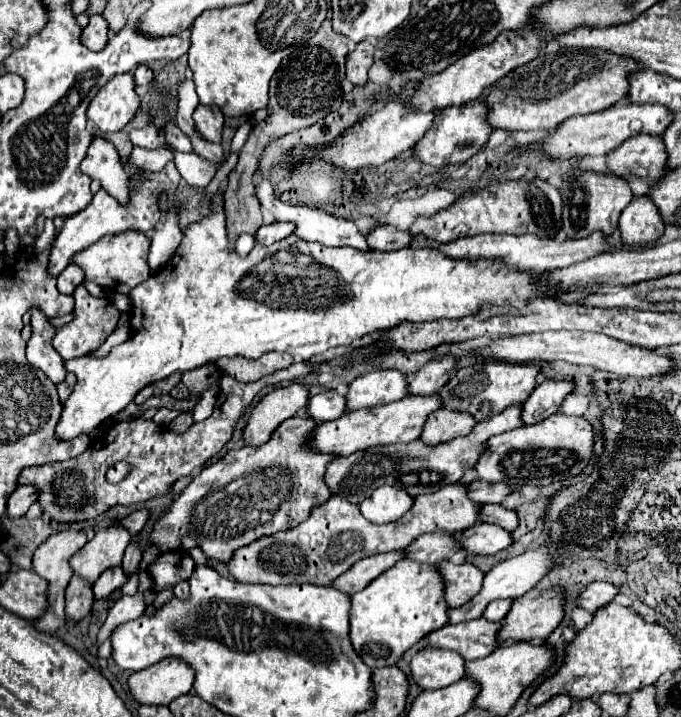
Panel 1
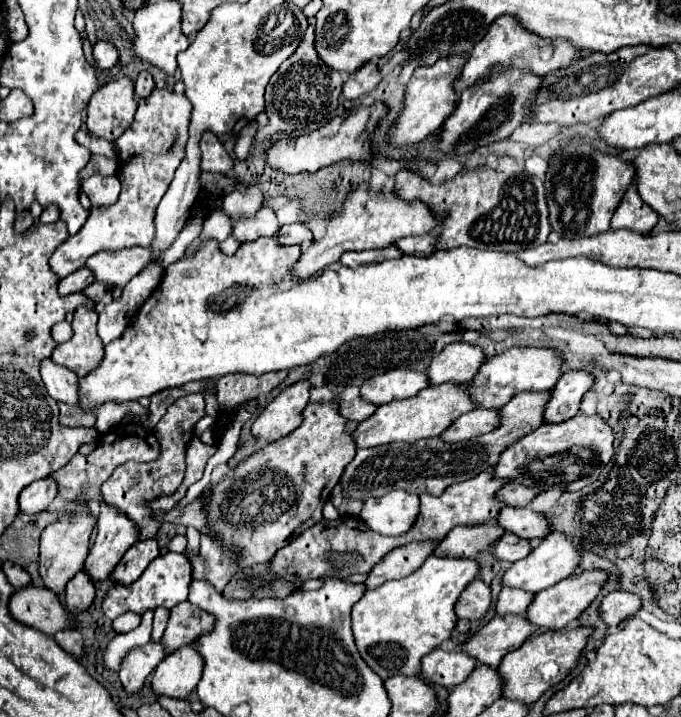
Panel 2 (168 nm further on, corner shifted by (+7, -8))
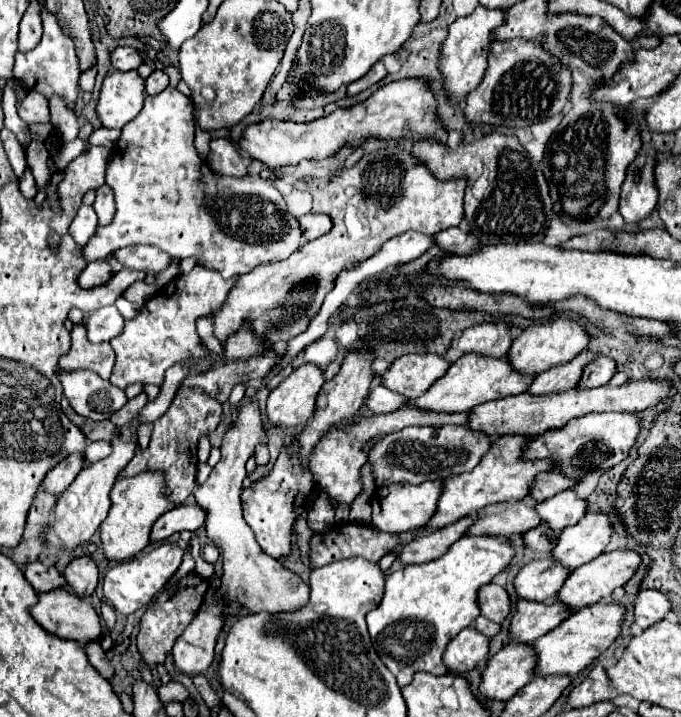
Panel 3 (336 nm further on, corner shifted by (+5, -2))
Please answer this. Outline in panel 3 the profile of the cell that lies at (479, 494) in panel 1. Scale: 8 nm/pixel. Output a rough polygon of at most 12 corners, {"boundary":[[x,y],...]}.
{"boundary":[[542,472],[530,484],[532,500],[548,500],[576,480],[558,472]]}

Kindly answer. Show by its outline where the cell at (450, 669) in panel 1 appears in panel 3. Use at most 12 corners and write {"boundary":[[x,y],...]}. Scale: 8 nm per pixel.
{"boundary":[[464,628],[444,650],[450,674],[474,670],[488,654],[488,638]]}

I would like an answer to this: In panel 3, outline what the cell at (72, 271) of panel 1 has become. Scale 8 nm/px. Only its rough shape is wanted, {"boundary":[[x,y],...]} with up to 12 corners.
{"boundary":[[106,260],[88,262],[78,284],[94,288],[110,280]]}

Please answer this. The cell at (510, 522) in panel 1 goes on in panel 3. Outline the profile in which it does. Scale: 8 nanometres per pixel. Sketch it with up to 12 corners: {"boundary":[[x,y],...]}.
{"boundary":[[572,490],[536,502],[534,510],[558,534],[584,516],[586,500]]}

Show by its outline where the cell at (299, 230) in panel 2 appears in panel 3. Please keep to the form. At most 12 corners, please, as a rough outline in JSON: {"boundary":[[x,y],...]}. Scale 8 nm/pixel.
{"boundary":[[312,212],[298,218],[302,236],[316,240],[332,228],[330,218]]}

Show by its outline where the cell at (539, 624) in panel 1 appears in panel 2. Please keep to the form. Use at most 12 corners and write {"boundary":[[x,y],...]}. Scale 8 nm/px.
{"boundary":[[596,568],[536,594],[526,618],[542,630],[572,624],[610,572]]}

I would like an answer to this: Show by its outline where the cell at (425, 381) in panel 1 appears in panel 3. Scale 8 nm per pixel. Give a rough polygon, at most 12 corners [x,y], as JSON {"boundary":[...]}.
{"boundary":[[478,324],[462,330],[450,350],[502,358],[510,348],[508,326]]}

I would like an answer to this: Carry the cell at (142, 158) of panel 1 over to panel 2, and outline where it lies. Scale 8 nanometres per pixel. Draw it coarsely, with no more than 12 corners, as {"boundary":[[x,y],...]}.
{"boundary":[[212,132],[202,136],[202,170],[232,172],[234,160]]}

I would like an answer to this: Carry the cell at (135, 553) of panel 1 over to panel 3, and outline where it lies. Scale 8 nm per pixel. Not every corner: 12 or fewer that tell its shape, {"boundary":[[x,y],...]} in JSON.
{"boundary":[[180,386],[148,448],[118,478],[162,472],[166,496],[194,490],[198,438],[222,404]]}

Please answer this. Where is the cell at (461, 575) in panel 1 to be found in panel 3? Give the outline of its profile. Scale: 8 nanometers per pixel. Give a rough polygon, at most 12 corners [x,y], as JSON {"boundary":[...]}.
{"boundary":[[490,582],[478,590],[482,616],[500,624],[508,616],[510,598]]}

